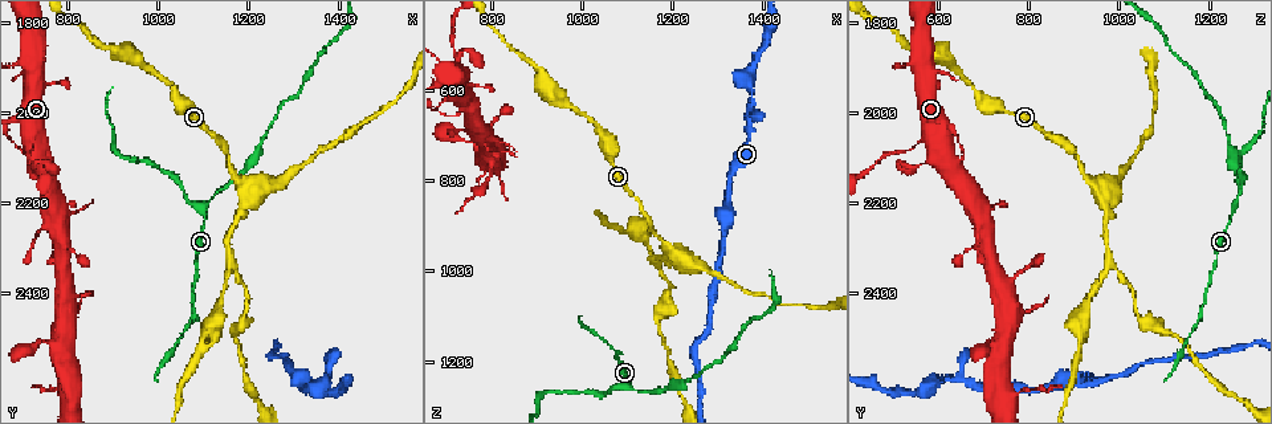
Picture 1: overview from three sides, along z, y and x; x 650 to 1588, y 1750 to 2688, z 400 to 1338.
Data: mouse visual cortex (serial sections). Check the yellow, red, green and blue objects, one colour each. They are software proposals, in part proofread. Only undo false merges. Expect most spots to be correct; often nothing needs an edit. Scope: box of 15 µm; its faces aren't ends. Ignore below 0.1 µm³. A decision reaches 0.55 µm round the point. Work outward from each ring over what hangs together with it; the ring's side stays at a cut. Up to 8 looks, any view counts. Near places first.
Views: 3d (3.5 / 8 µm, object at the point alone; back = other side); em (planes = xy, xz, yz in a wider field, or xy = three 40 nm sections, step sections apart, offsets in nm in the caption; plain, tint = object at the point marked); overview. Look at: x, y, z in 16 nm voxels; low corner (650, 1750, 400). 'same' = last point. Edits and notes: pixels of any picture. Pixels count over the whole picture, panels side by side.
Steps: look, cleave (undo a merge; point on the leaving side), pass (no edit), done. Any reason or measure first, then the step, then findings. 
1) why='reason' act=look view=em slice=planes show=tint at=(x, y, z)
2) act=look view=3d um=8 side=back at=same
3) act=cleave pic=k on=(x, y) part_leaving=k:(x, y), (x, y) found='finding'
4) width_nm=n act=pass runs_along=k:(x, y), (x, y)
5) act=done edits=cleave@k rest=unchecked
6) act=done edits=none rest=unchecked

why='side arm on a straight run' act=look view=3d um=8 at=(1100, 2225, 1255)

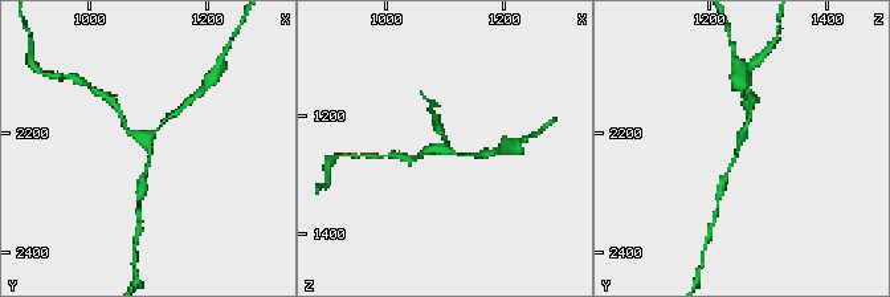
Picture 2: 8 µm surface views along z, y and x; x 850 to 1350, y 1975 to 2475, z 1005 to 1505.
why='zoom in' act=look view=3d um=3.5 side=back at=(1100, 2225, 1255)

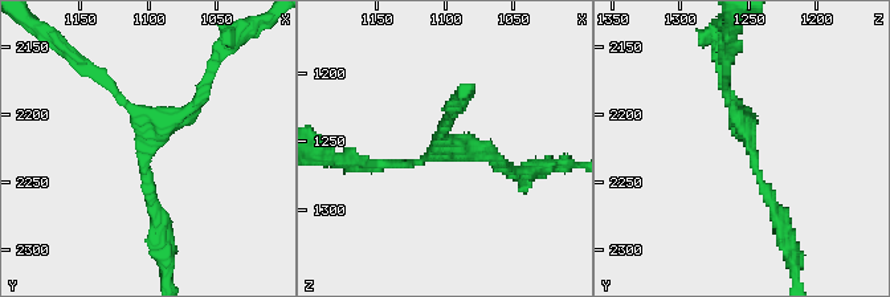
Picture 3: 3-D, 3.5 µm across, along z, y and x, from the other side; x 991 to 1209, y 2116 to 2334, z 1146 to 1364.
act=pass runs_along=3:(158, 222), (146, 125), (97, 76) found='all the same cell'

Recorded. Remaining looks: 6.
why='sharp bend' act=look view=3d um=8 at=(1200, 2165, 955)

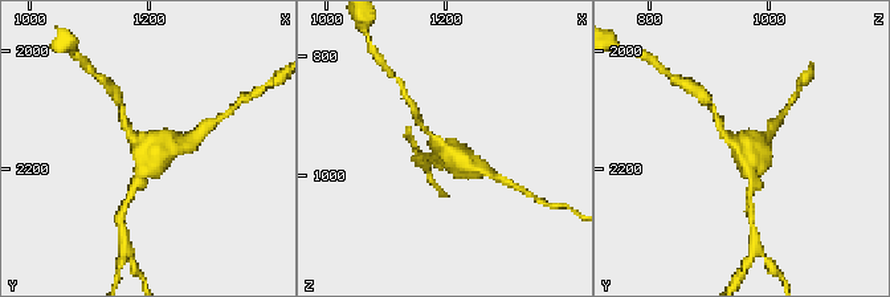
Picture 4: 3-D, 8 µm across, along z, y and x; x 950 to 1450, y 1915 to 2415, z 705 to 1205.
act=look view=3d um=3.5 at=(1200, 2160, 955)

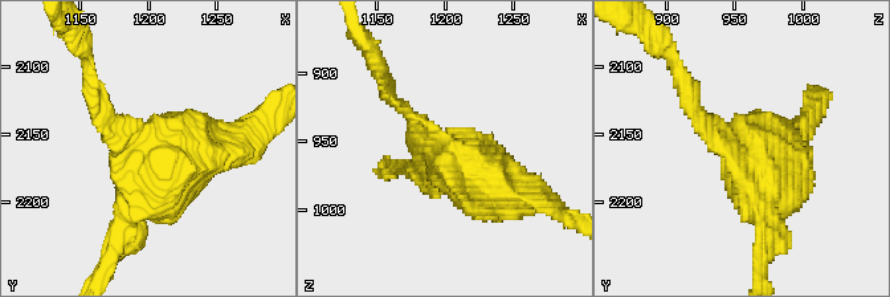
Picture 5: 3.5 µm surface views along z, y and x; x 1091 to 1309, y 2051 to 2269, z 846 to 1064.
why='shape alone is not enough' act=look view=em slice=xy step=1 show=tint at=(1198, 2160, 954)

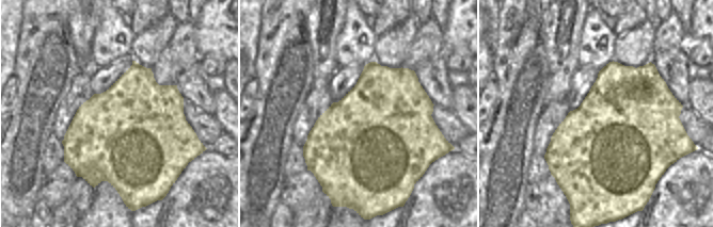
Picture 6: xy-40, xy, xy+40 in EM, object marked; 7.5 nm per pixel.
act=pass runs_along=5:(699, 114), (752, 163), (767, 237) found='continuous, no second cell'

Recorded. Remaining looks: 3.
act=look view=3d um=3.5 at=(1050, 1980, 695)

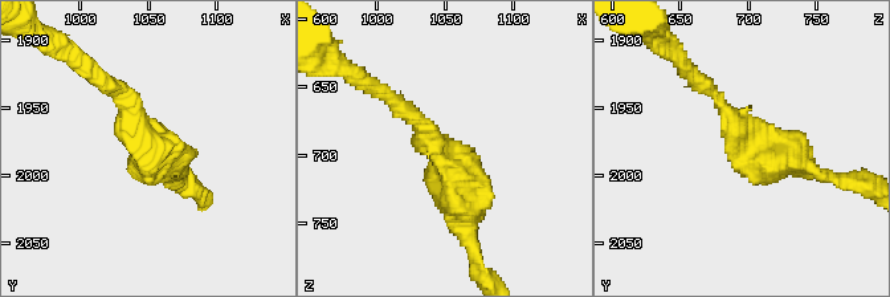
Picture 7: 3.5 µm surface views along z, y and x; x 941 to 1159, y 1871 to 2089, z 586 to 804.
arm_widths_nm=150,400 act=look view=em slice=xy step=2 show=tint at=(1048, 1972, 692)

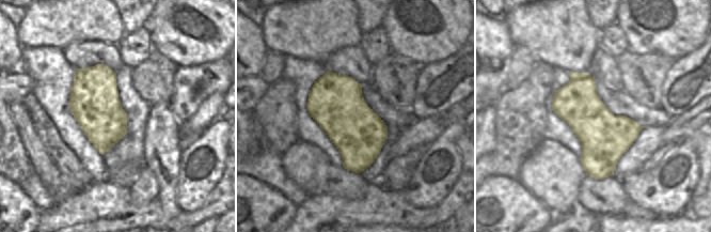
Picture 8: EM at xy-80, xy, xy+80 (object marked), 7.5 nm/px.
width_nm=420 act=pass runs_along=7:(811, 167), (746, 147), (695, 78) found='all the same cell'

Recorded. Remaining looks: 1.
why='calibre changes' act=look view=3d um=3.5 at=(725, 2085, 535)

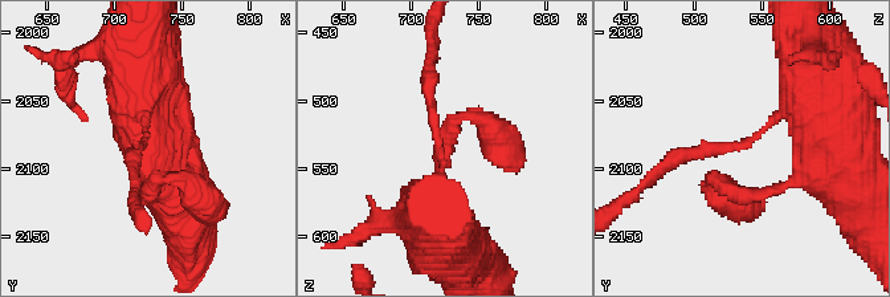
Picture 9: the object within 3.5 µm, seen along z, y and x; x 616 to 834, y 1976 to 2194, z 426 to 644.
act=pass runs_along=9:(807, 86), (746, 143), (658, 171) found='all the same cell'

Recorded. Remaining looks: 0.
act=done edits=none rest=unchecked

